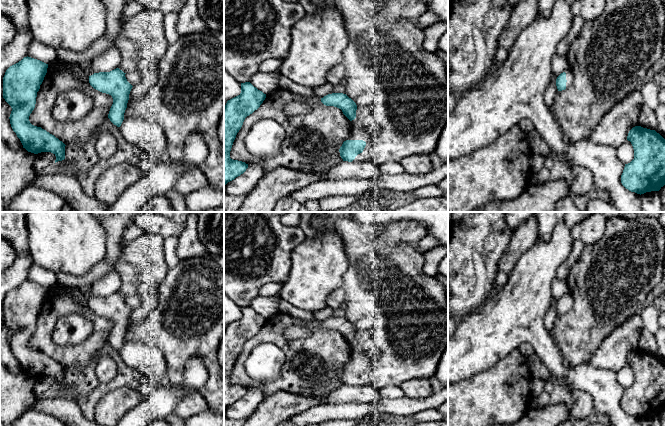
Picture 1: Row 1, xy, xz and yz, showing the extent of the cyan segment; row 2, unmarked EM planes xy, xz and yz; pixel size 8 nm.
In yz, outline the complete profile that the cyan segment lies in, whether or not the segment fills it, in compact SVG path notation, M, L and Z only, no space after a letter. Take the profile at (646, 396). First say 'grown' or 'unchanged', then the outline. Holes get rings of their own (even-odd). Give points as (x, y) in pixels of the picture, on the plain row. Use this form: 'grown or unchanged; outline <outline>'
unchanged; outline M633 351L627 360L634 373L634 383L625 388L621 399L622 409L631 416L644 418L659 415L665 409L665 363L655 354Z

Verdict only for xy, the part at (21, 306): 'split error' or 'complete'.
complete

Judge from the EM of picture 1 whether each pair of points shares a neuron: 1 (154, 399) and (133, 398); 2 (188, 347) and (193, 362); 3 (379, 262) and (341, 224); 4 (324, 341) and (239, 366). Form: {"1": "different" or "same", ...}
{"1": "different", "2": "different", "3": "same", "4": "same"}

